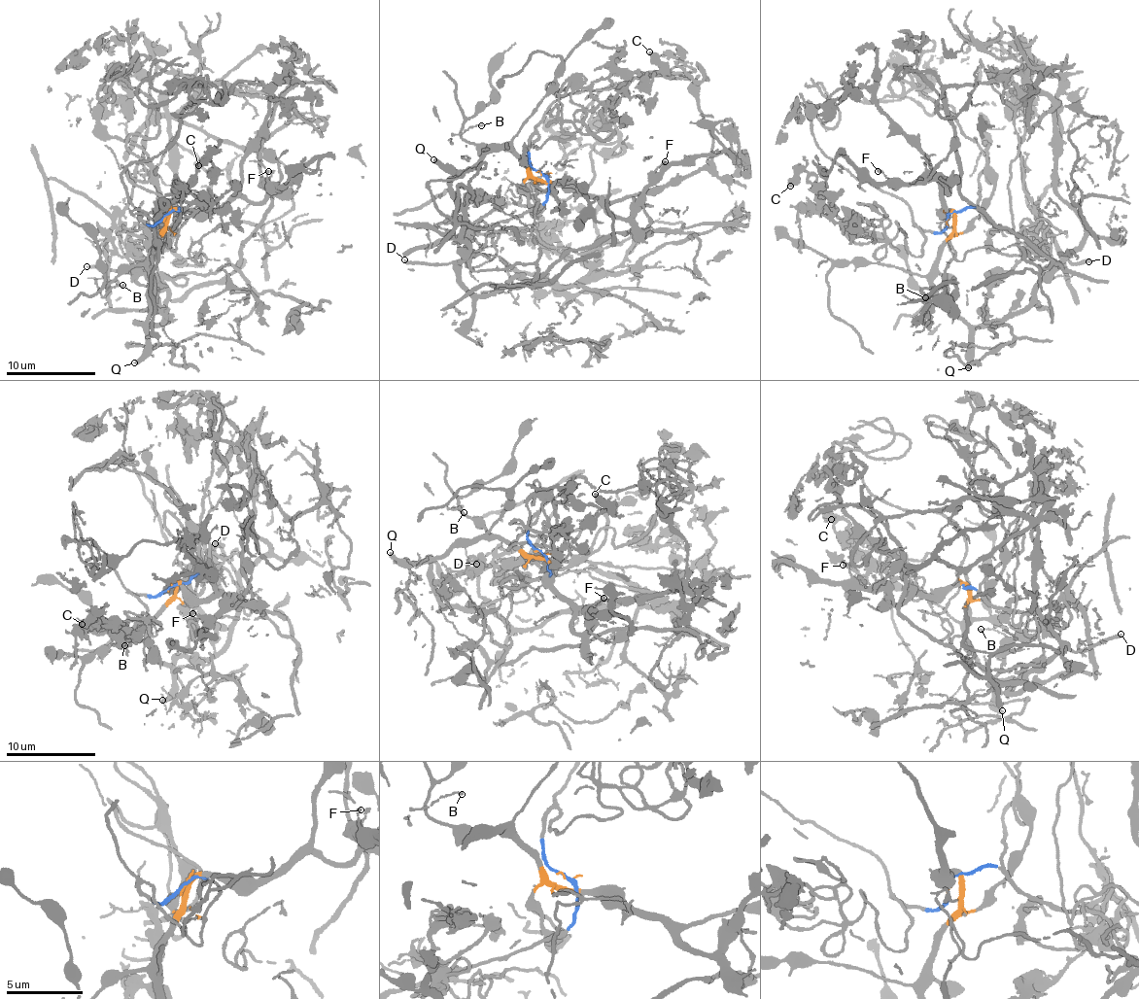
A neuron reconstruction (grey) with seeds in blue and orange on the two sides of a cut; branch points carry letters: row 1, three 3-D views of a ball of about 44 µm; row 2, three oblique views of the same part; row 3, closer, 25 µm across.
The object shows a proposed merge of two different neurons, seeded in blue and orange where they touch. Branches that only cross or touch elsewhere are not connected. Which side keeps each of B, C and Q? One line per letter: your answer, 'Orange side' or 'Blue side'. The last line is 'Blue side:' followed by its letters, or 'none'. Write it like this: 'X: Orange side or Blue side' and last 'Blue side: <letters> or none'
B: Orange side
C: Blue side
Q: Orange side
Blue side: C

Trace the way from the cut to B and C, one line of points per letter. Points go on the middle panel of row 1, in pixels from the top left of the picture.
B: (544, 175), (530, 176), (525, 163), (509, 151), (481, 149), (463, 137), (462, 127), (482, 126)
C: (544, 175), (535, 133), (571, 138), (597, 83), (653, 75), (649, 51)

